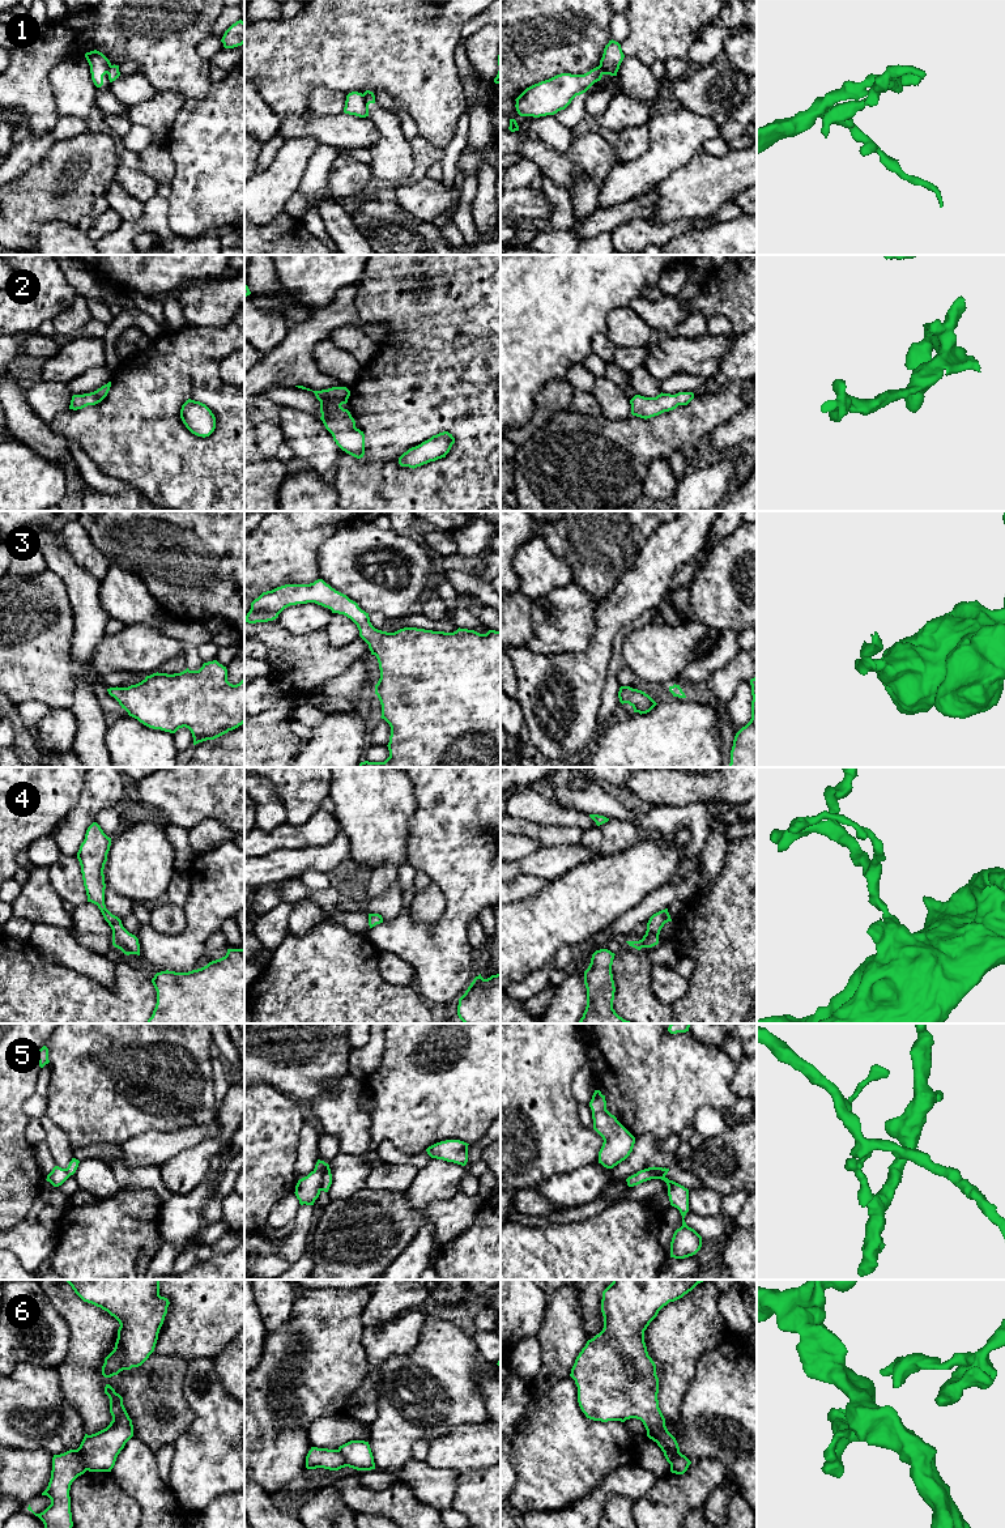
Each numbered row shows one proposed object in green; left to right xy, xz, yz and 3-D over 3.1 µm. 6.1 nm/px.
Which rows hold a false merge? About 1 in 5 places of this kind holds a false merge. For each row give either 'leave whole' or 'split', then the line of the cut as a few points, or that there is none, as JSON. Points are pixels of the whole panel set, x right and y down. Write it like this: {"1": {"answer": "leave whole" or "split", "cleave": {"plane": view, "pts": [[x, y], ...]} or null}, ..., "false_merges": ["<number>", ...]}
{"1": {"answer": "split", "cleave": {"plane": "xz", "pts": [[362, 94], [369, 103]]}}, "2": {"answer": "leave whole", "cleave": null}, "3": {"answer": "leave whole", "cleave": null}, "4": {"answer": "leave whole", "cleave": null}, "5": {"answer": "split", "cleave": {"plane": "xz", "pts": [[328, 1166], [320, 1190]]}}, "6": {"answer": "split", "cleave": {"plane": "xy", "pts": [[76, 1450], [88, 1469]]}}, "false_merges": ["1", "5", "6"]}

